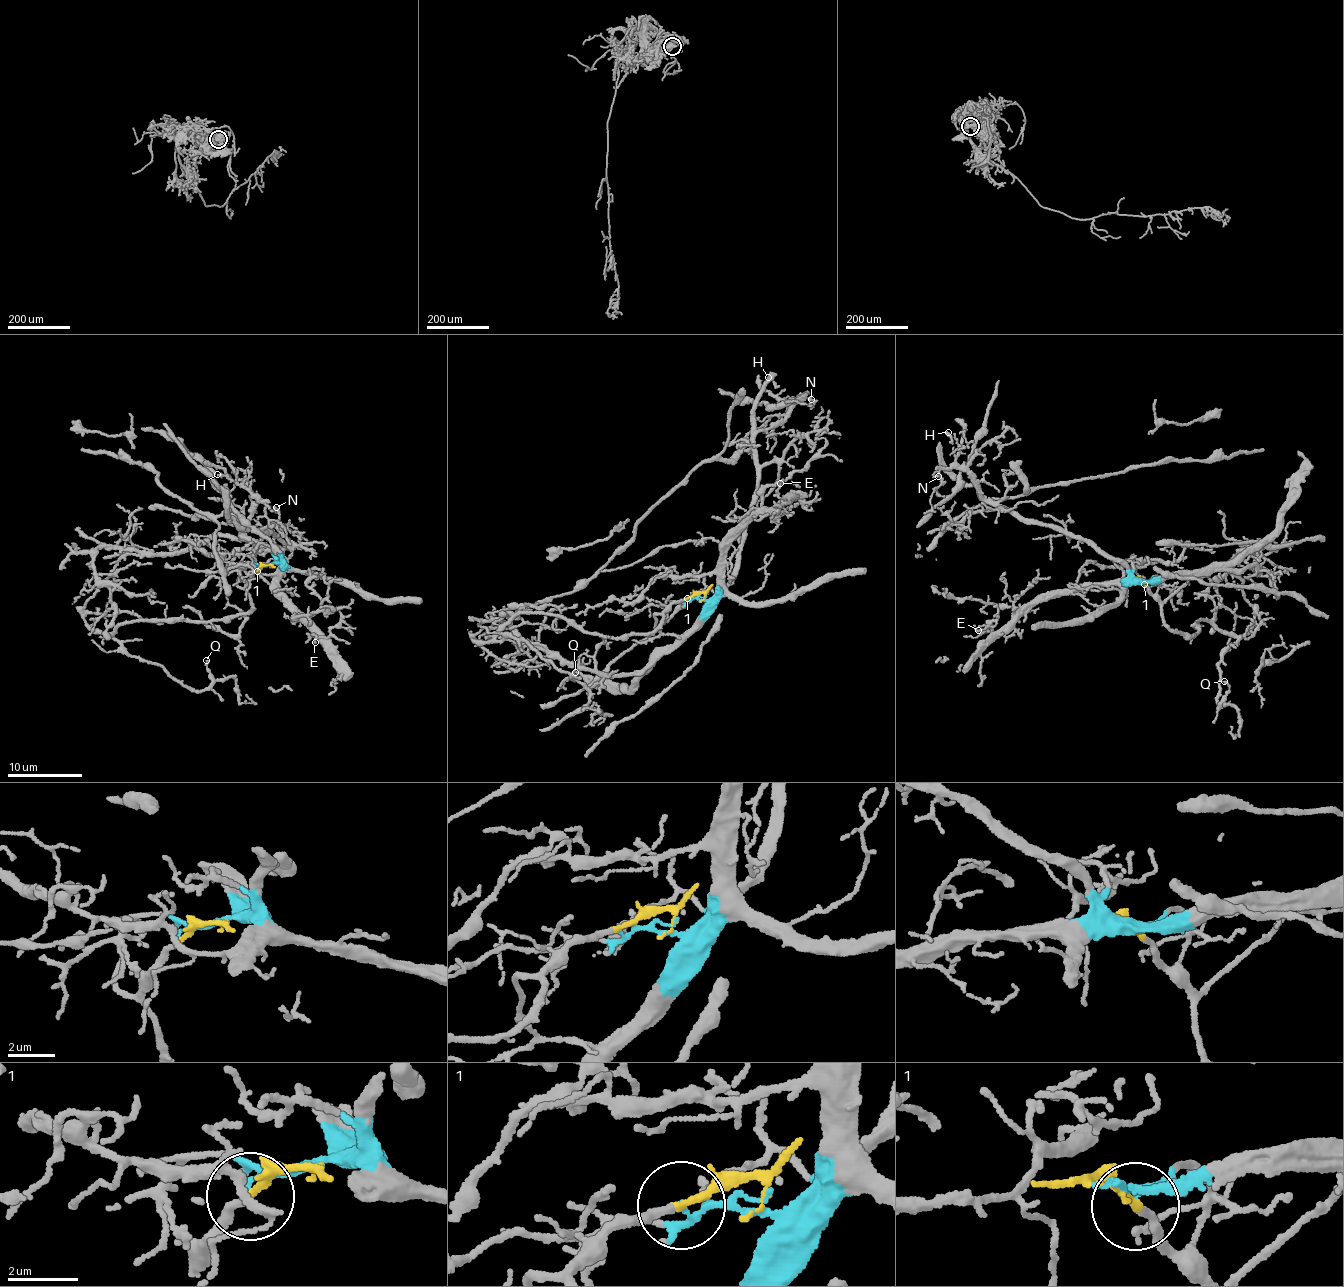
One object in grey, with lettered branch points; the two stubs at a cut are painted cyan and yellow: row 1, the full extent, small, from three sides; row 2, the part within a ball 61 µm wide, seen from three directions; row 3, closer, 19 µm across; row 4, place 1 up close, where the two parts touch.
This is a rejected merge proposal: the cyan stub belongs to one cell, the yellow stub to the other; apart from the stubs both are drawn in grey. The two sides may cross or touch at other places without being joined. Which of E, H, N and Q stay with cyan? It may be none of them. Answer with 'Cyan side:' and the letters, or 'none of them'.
Cyan side: E, H, N

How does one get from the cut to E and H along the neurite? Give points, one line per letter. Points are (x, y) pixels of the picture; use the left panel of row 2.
E: (271, 565), (281, 565), (272, 582), (291, 600), (297, 615), (311, 619), (320, 639), (317, 637), (315, 641)
H: (271, 565), (285, 548), (277, 536), (244, 530), (256, 498), (235, 482), (236, 475), (233, 480), (218, 475)

